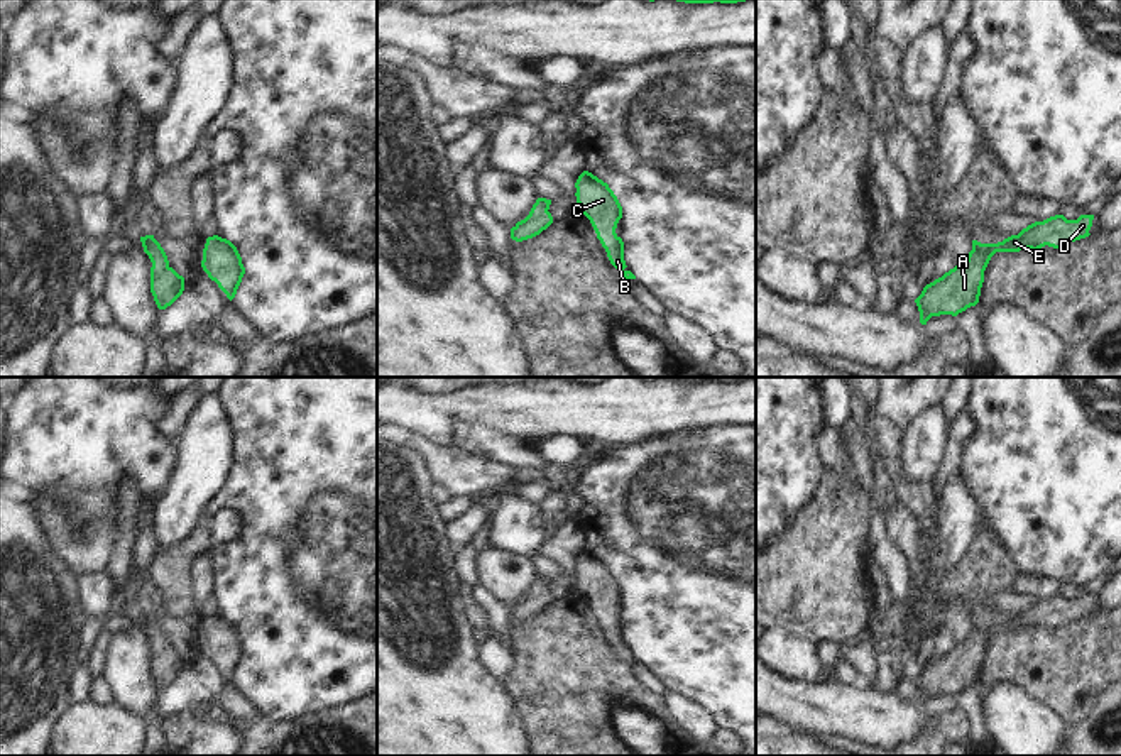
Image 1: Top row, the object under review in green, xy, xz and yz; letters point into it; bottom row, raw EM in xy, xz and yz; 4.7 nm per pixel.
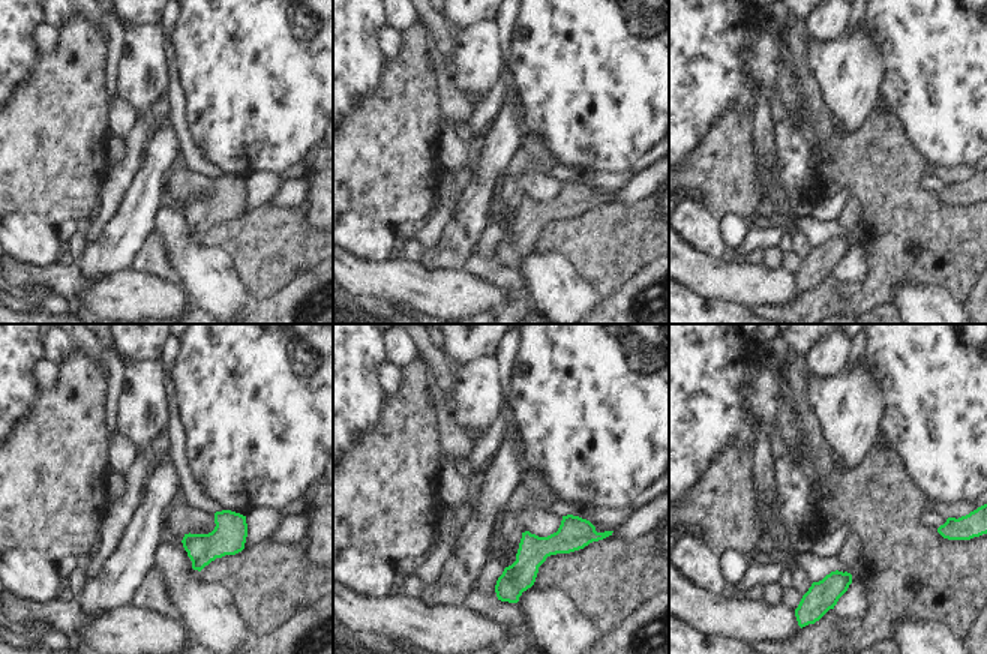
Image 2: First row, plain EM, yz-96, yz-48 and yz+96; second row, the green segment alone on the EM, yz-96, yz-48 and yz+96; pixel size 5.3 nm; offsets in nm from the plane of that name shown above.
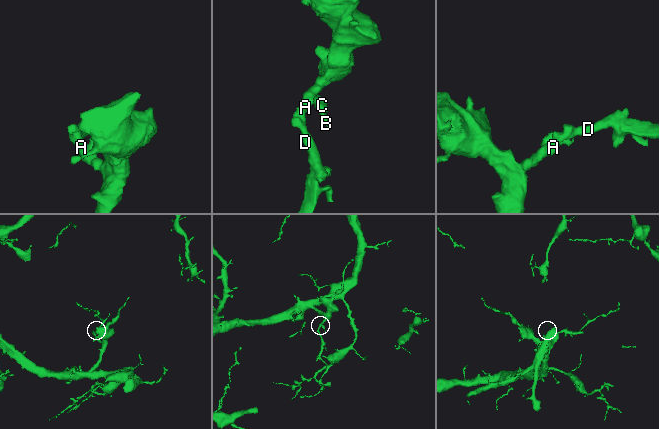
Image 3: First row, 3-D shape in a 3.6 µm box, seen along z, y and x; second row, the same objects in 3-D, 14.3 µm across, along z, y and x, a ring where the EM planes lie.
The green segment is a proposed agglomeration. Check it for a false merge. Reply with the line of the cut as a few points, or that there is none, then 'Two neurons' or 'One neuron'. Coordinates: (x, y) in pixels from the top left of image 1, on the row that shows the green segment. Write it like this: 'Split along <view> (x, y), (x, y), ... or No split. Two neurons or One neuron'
No split. One neuron.

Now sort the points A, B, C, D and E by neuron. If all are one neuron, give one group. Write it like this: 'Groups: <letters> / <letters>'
Groups: A B C D E.

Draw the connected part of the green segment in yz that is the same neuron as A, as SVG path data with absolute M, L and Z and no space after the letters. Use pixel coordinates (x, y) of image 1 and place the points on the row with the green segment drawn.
M1064 215L1035 222L1018 235L1011 235L998 244L981 244L972 240L972 250L964 264L955 266L942 277L927 284L915 299L920 311L920 323L927 325L932 316L965 311L979 303L984 271L996 252L1038 250L1045 245L1060 249L1070 242L1089 237L1094 215L1080 215L1067 220Z

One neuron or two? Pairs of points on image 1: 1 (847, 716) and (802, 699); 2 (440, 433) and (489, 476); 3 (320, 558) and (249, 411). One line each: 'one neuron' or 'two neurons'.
1: one neuron
2: two neurons
3: one neuron

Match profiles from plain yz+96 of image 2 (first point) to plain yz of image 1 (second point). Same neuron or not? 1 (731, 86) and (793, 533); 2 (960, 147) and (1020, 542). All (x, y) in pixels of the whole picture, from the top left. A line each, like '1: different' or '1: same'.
1: different
2: same

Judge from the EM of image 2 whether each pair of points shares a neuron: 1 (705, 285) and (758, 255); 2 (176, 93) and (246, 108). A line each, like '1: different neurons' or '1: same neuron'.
1: different neurons
2: different neurons

